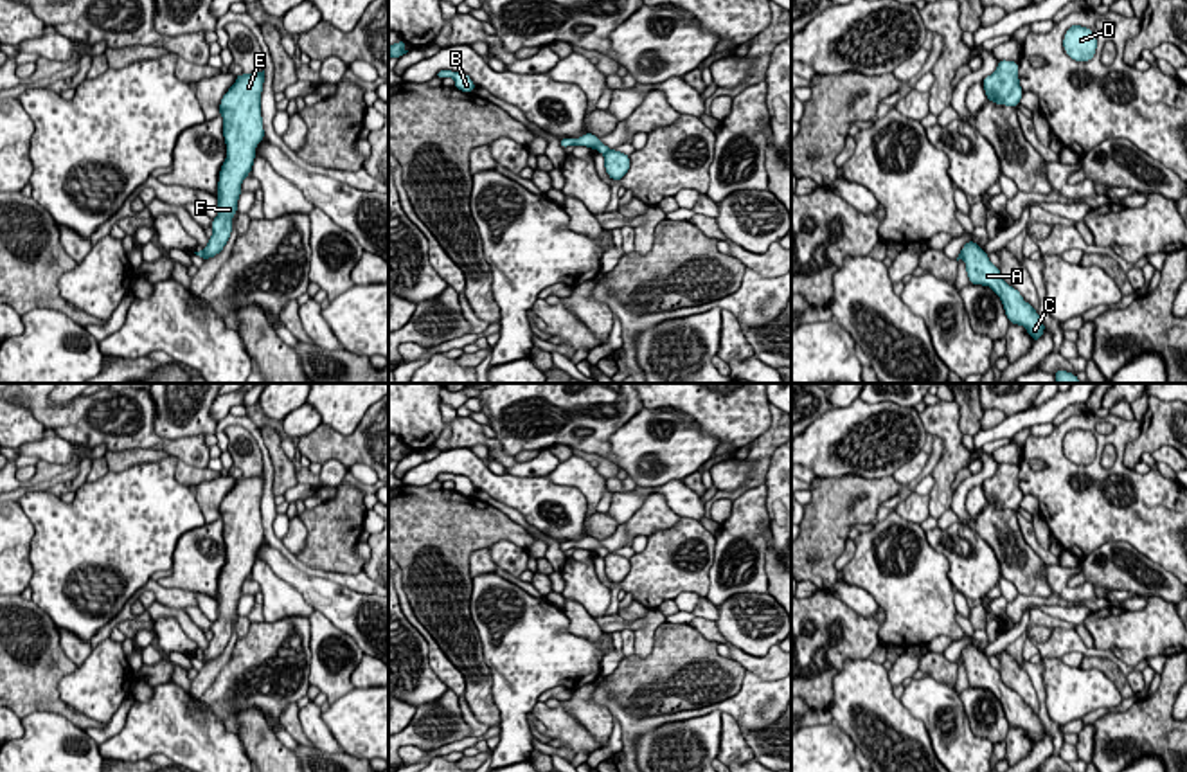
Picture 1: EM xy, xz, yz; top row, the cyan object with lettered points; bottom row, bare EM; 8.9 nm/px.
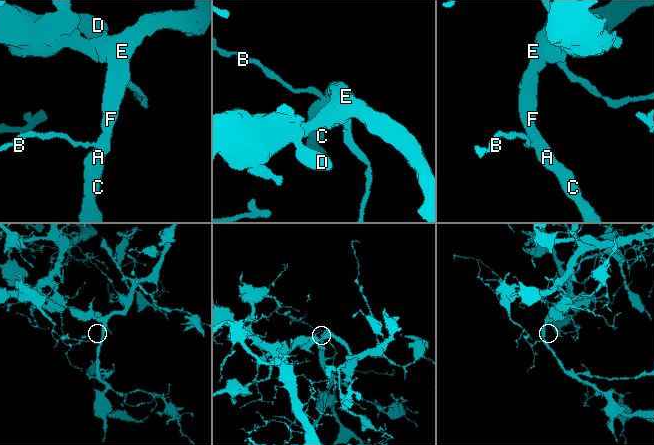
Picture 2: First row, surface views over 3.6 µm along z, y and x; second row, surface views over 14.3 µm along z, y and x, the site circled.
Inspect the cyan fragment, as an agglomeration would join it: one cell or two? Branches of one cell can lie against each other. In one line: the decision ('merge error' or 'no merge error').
merge error

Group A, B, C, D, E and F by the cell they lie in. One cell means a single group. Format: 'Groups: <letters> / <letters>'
Groups: A C D E F / B

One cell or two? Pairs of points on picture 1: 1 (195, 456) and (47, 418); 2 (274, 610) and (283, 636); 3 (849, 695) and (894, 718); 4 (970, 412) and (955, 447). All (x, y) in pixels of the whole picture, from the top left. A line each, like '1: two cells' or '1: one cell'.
1: one cell
2: two cells
3: one cell
4: two cells

